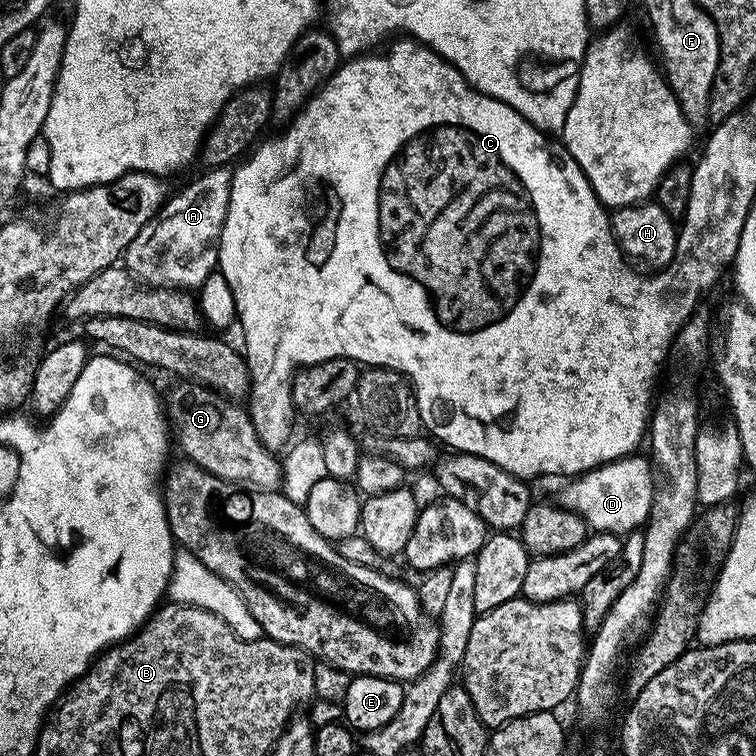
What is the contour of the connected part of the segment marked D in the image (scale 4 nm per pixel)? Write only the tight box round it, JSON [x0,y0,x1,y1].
[558,454,656,534]

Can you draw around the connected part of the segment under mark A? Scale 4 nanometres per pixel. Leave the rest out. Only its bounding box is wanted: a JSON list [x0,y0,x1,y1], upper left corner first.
[122,166,232,290]

